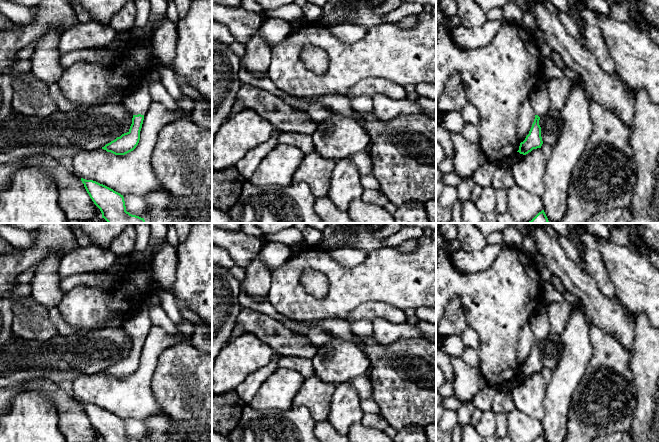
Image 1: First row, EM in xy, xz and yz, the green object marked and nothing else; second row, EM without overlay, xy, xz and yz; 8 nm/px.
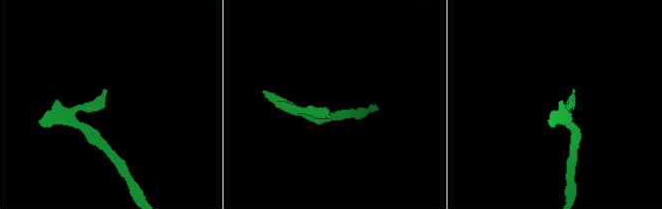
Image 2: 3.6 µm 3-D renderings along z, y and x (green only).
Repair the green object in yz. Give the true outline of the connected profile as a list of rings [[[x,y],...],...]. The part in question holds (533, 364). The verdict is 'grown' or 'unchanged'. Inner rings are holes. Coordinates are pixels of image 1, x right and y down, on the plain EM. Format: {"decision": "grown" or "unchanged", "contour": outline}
{"decision": "grown", "contour": [[[542,301],[541,306],[531,315],[529,325],[535,336],[535,343],[529,358],[525,364],[520,367],[520,378],[526,379],[533,373],[541,372],[543,365],[541,361],[541,351],[539,344],[545,340],[550,332],[550,322],[548,317],[548,303]]]}

